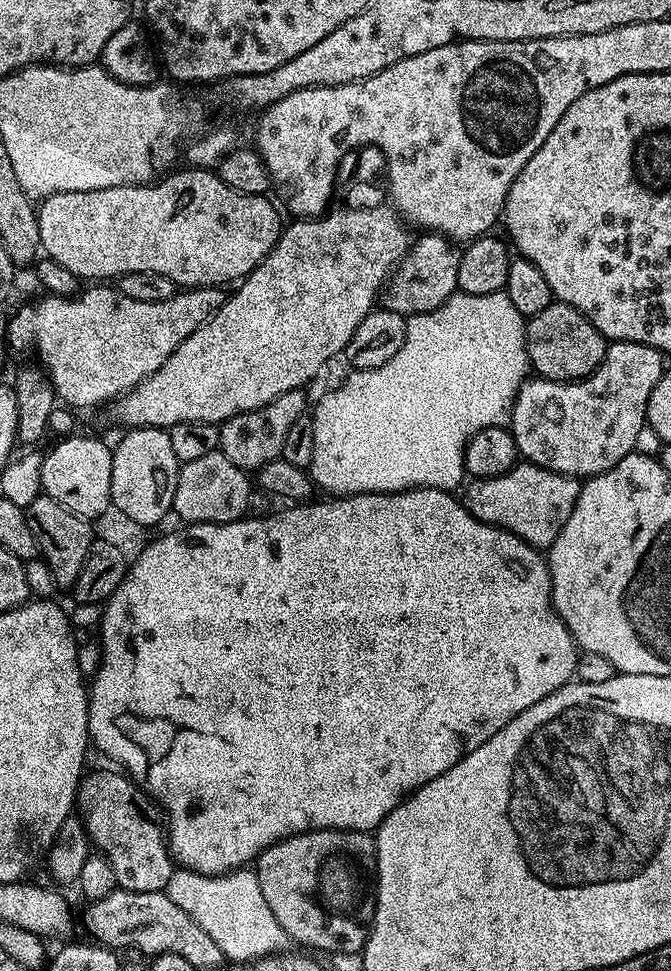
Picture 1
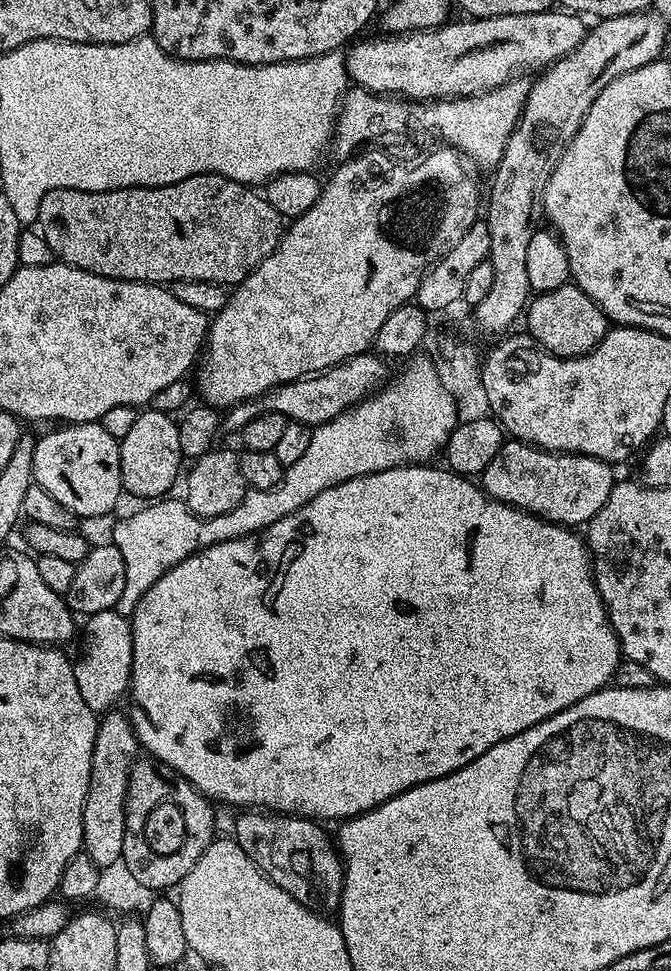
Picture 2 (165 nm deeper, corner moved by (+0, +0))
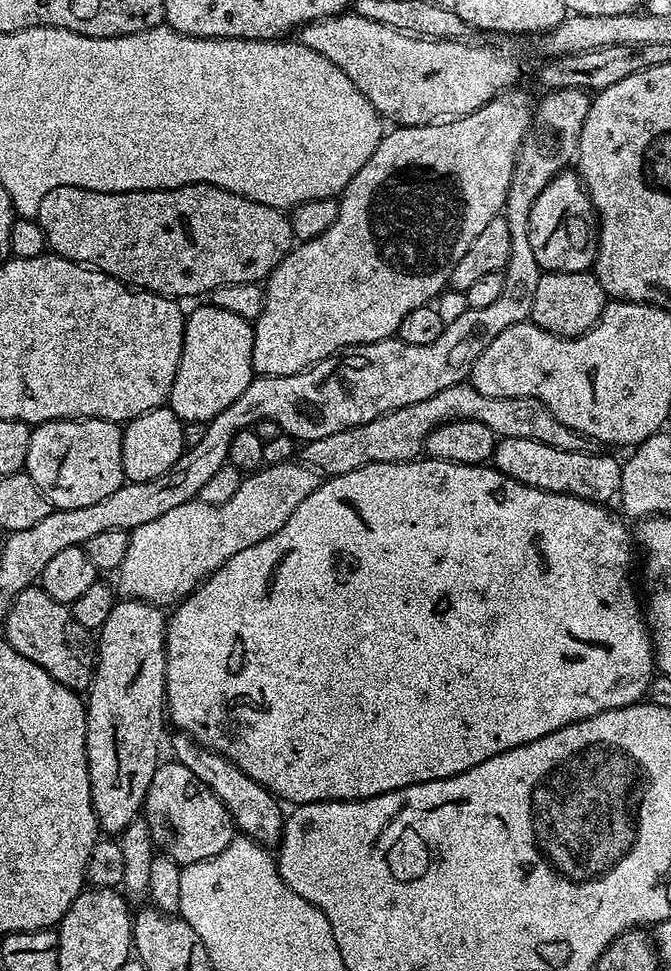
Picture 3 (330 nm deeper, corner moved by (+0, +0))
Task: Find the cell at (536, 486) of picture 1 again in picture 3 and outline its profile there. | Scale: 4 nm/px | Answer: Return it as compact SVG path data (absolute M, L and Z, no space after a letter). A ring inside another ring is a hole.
M500 438L497 439L496 449L492 451L491 463L502 474L526 486L547 492L564 492L568 496L591 500L593 504L601 506L607 505L607 500L611 496L613 499L620 491L621 461L612 456L599 456L595 450L567 452L534 442L530 438Z

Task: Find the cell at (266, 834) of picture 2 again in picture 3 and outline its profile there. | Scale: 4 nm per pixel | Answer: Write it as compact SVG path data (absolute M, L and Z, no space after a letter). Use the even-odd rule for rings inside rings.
M173 735L172 752L174 760L186 769L198 782L205 786L213 796L224 804L226 812L230 815L233 825L240 828L245 837L255 840L257 844L265 846L279 845L284 831L285 813L280 813L281 801L273 796L268 789L263 788L254 778L250 778L245 772L236 767L232 761L219 756L209 748L202 748L199 744L185 738L183 735Z

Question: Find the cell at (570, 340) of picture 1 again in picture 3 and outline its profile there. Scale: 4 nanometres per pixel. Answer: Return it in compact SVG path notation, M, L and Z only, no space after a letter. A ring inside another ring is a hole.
M544 272L533 286L531 323L555 336L571 338L589 332L598 322L606 297L595 277L588 272Z

